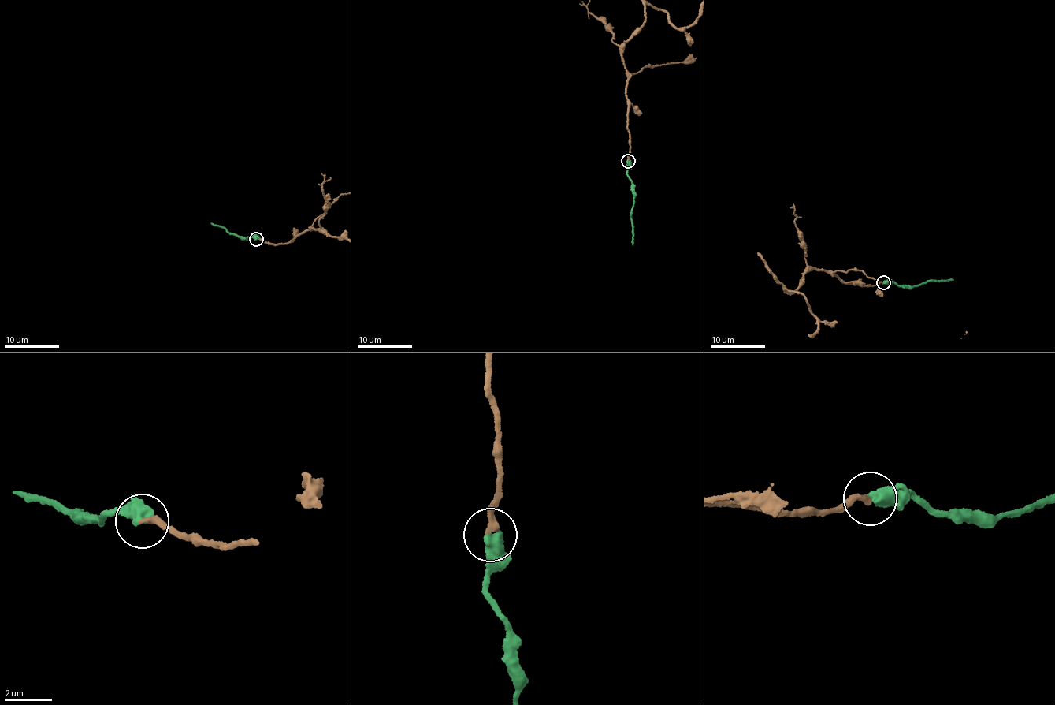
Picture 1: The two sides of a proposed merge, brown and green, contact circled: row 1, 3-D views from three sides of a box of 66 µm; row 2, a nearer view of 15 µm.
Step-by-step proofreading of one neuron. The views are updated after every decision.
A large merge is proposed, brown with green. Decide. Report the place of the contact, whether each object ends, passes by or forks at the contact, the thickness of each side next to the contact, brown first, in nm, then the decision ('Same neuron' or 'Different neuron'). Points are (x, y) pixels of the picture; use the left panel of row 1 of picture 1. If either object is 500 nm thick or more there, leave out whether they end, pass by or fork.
Place: (256, 239). Thickness 240 nm (brown) against 600 nm. Same neuron

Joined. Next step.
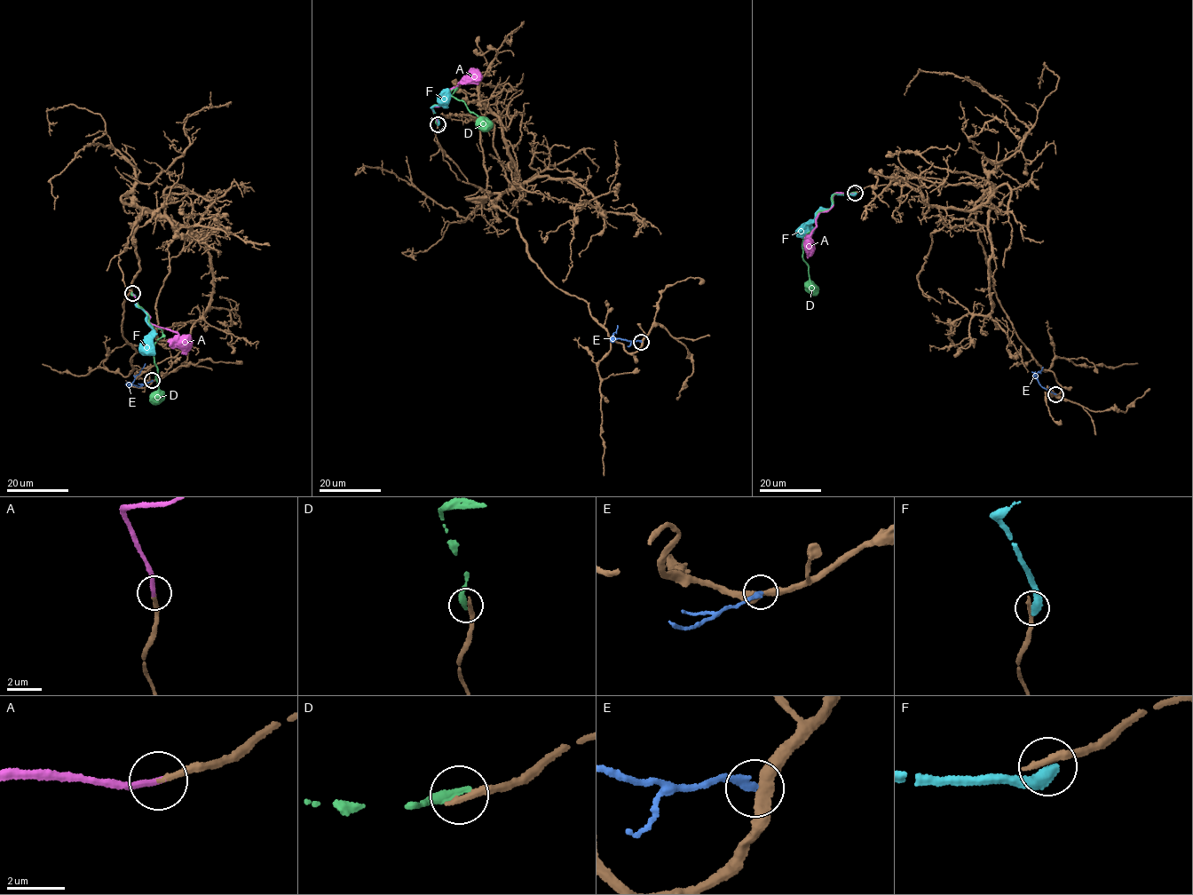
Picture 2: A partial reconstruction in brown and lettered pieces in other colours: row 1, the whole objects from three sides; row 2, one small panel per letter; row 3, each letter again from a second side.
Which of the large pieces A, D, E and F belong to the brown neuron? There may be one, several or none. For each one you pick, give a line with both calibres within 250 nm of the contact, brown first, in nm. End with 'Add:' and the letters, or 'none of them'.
A: 190/280 nm
Add: A

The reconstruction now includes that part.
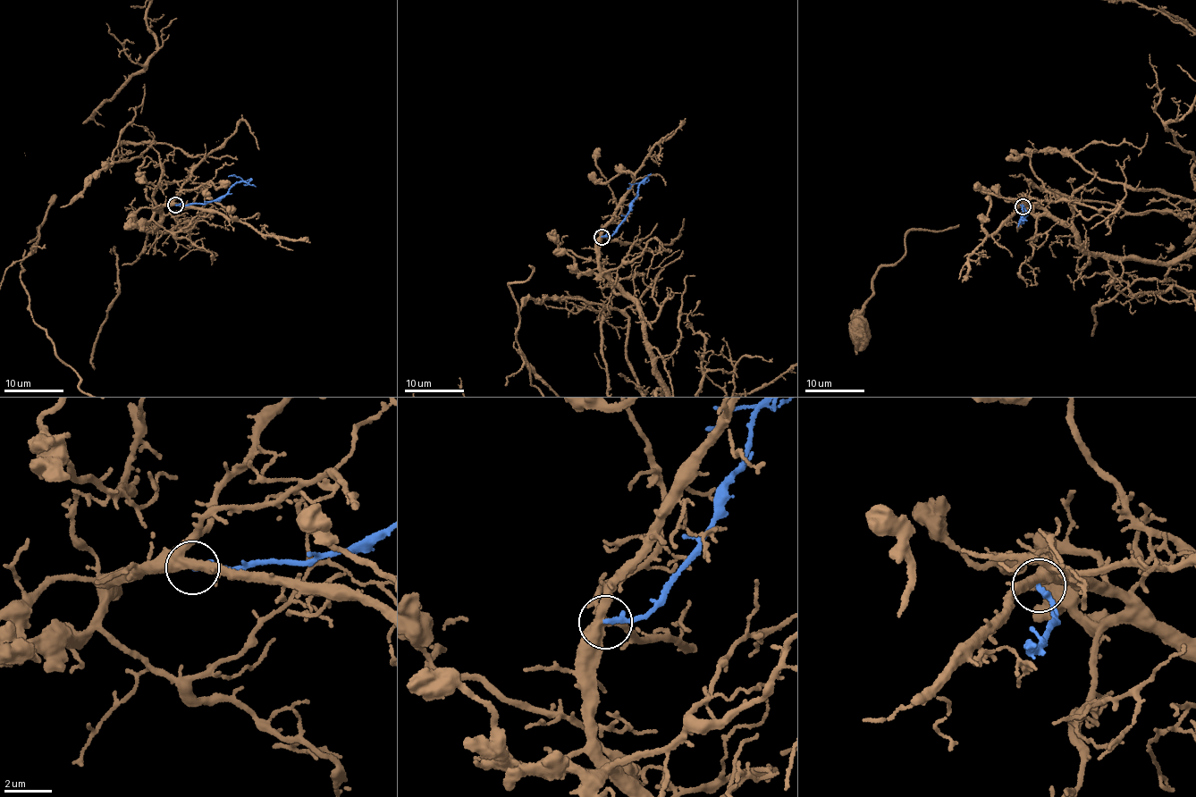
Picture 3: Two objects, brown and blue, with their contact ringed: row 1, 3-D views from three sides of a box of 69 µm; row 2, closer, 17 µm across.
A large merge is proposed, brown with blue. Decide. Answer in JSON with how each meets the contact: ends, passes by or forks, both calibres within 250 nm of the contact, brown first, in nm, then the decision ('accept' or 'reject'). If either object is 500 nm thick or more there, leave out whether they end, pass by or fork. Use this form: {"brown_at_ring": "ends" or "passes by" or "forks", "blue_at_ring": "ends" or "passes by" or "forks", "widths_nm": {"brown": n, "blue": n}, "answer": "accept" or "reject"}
{"brown_at_ring": "forks", "blue_at_ring": "ends", "widths_nm": {"brown": 400, "blue": 240}, "answer": "accept"}

